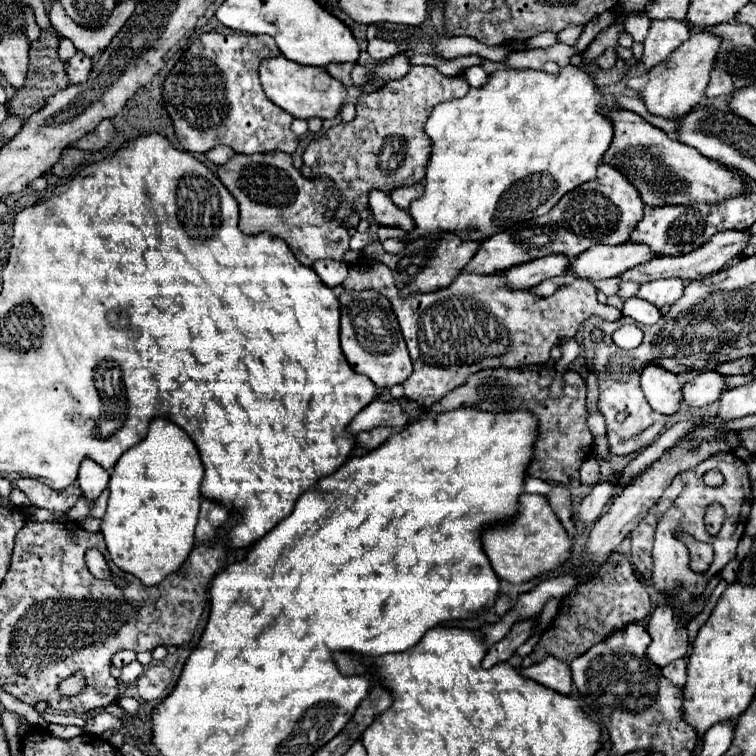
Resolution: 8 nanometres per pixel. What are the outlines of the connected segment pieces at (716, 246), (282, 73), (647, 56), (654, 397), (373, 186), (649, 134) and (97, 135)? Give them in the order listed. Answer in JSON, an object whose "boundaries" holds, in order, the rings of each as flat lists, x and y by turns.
{"boundaries":[[[718,232,716,236,712,236,700,250,694,250,692,254,686,256,676,256,676,258,660,258,660,260,650,260,648,264,640,264,634,270,628,270,622,274,622,280,640,280,640,282,648,282,648,280,658,280,658,278,682,278,682,280,696,280,696,278,704,278,708,274,714,274,718,270,722,270,732,258,736,258,740,254,740,250,748,244,748,234,746,232]],[[276,56,270,60,264,60,260,64,260,80,264,86,266,96,276,102,280,108,288,110,294,118,312,118,318,116,322,120,326,118,336,118,348,88,344,88,344,84,340,84,340,80,332,78,326,68,318,68,318,66,300,66,284,56]],[[652,20,648,36,644,40,642,64,646,70,664,62,682,42,690,38,690,28,686,22,678,20]],[[646,364,640,374,642,392,648,404,660,414,674,414,682,404,682,386,676,374,656,364]],[[412,66,404,78,392,80,372,94,360,94,354,120,340,122,318,140,312,140,302,154,302,176,326,176,336,184,340,192,338,218,348,218,354,212,366,210,370,190,390,194,396,188,424,182,426,164,432,156,432,140,424,132,424,124,438,102,462,98,468,88,462,72,444,76,434,66]],[[612,108,608,110,608,116,614,122,614,138,602,162,612,164,632,186,636,186,644,206,720,204,720,200,728,200,728,196,744,194,748,176,740,176,724,164,700,156,696,148,668,138,664,130,648,124,630,110]],[[102,120,102,122,100,122,94,130,92,130,92,132,88,132,88,136,80,138,80,140,74,144,74,148,94,152,94,150,104,148,104,146,112,140,112,136,114,136,114,126,112,126,112,120]]]}

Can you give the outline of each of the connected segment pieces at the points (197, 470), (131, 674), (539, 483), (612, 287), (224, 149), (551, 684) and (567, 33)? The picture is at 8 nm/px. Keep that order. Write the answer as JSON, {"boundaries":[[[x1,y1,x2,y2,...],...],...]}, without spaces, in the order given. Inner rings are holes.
{"boundaries":[[[164,418,150,420,146,438,126,450,110,474,110,500,106,516,102,518,100,532,104,534,112,562,128,574,134,574,144,586,160,584,168,574,176,572,188,558,194,546,194,528,200,512,200,484,204,478,204,466,192,440,176,424]],[[130,662,130,664,126,664,126,666,122,668,122,676,120,676,120,680,122,680,124,684,136,682,138,676,140,676,142,672,144,672,144,666,142,666,140,662]],[[526,478,524,480,524,492,534,492,534,494,542,494,546,496,546,492,550,492,550,484,544,480,536,480,536,478]],[[614,276,614,278,608,278,608,280,602,280,602,282,594,282,594,286,596,286,596,288,600,290,600,292,604,292,606,296,614,296,614,294,618,292,620,284,622,284,620,276]],[[216,146,216,148,212,148,212,150,206,154,206,158,208,158,210,162,214,162,216,166,222,166,222,164,226,164,234,154,236,154,236,152,232,152,232,148,228,148,228,146]],[[546,658,540,664,534,664,530,668,520,668,520,674,524,678,530,678,542,686,548,686,550,690,556,690,558,694,570,694,572,682,570,682,570,670,562,660]],[[568,26,562,32,558,32,558,38,560,38,560,42,564,42,568,46,574,46,578,36,580,36,580,32,582,32,582,26,580,28,578,26]]]}

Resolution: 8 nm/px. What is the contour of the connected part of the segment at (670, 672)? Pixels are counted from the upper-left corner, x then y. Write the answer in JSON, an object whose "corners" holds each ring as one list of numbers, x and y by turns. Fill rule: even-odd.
{"corners":[[680,658,680,660,664,666,664,668,662,668,662,674,664,674,674,686,682,688,684,682,686,682,686,660]]}

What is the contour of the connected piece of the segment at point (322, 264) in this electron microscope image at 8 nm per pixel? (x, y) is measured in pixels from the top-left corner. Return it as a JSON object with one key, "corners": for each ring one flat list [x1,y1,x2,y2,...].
{"corners":[[316,260,316,264,312,266,314,272,320,276,320,280,328,286,328,288,336,288,344,282,346,274,348,274,348,264,346,262,334,262,334,260]]}

